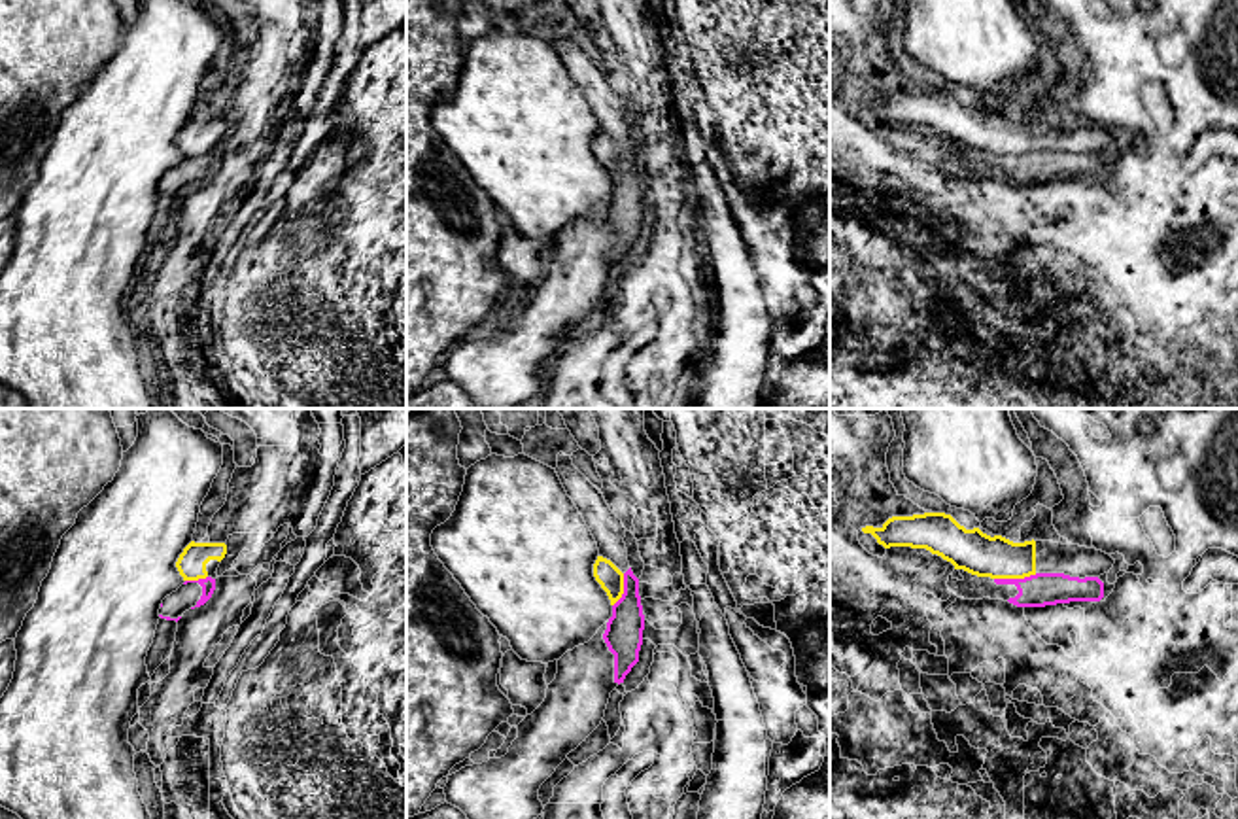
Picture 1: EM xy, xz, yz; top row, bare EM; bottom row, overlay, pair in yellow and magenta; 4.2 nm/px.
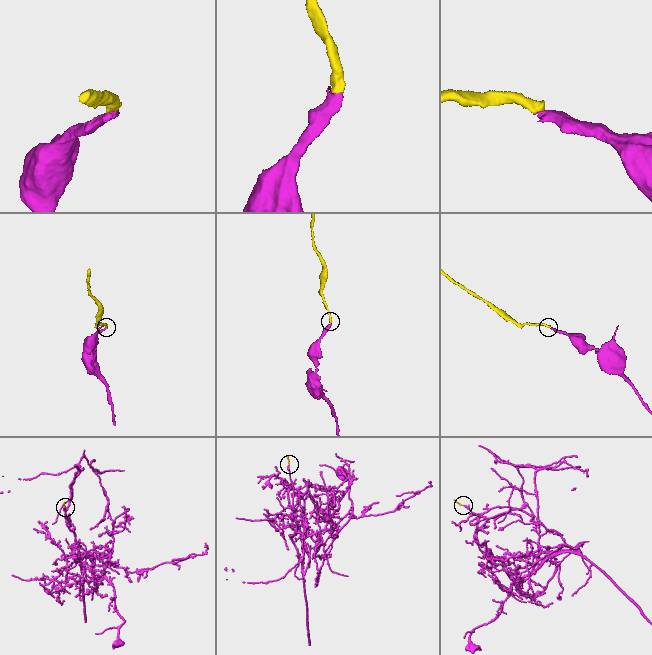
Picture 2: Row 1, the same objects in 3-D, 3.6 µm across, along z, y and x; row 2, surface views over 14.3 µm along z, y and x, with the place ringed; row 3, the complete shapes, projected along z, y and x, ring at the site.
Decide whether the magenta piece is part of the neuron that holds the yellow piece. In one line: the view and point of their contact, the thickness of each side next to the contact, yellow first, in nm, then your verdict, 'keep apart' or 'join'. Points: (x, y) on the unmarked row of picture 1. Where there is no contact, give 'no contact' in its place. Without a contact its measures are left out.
meets yellow in yz at (1015, 154); 180 nm thick on the yellow side, 140 nm on the other; keep apart

